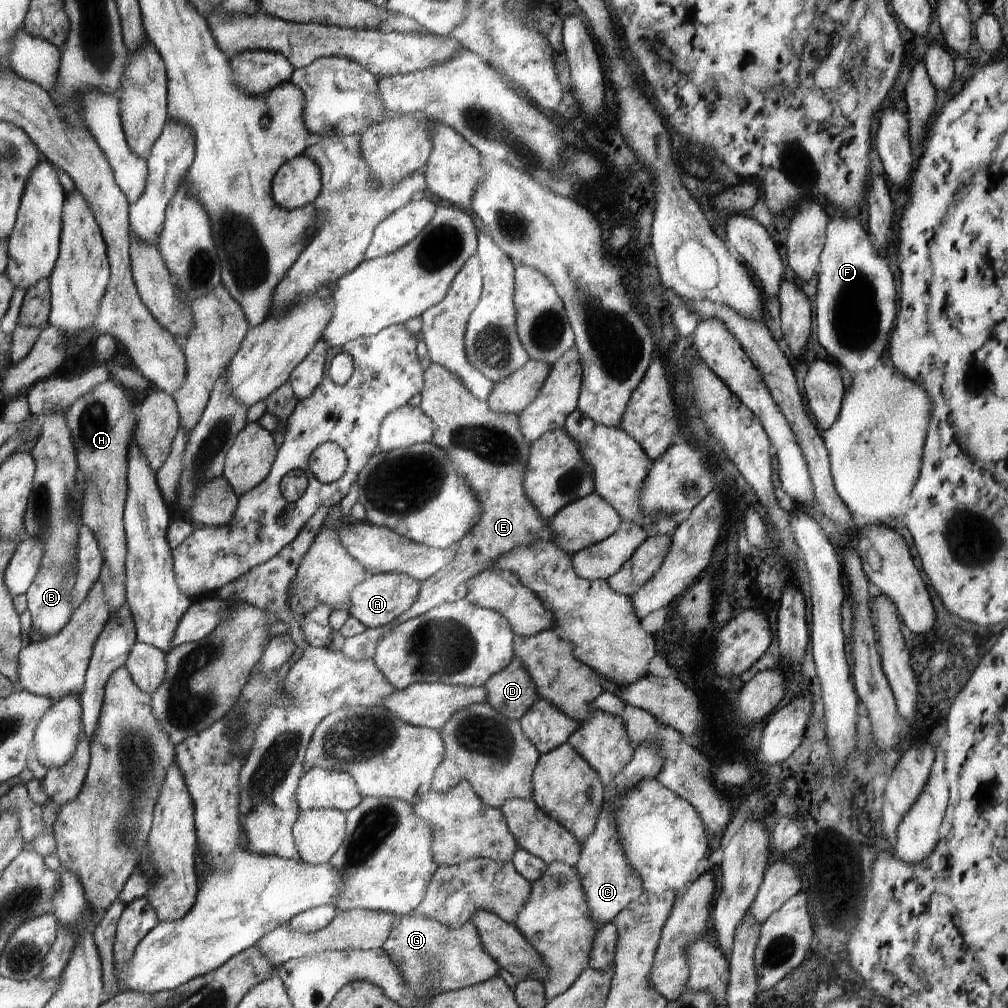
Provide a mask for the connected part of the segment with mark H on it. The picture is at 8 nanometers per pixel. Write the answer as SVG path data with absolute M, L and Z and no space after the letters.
M114 377L100 384L92 394L80 398L69 410L68 422L72 428L72 438L76 444L76 452L79 455L80 478L86 480L86 500L84 500L84 512L82 519L98 536L102 554L106 558L101 578L108 594L108 602L112 606L112 616L116 616L128 602L128 533L125 523L127 502L130 492L130 458L132 458L132 442L137 438L136 429L139 425L139 417L136 416L138 406L132 396L128 396L130 389L124 384L116 384Z

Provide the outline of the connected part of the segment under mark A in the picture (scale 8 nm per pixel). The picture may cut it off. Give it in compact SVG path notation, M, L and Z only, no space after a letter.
M369 574L352 590L349 614L367 627L380 628L388 626L416 602L419 591L420 582L412 576L408 576L408 574Z

